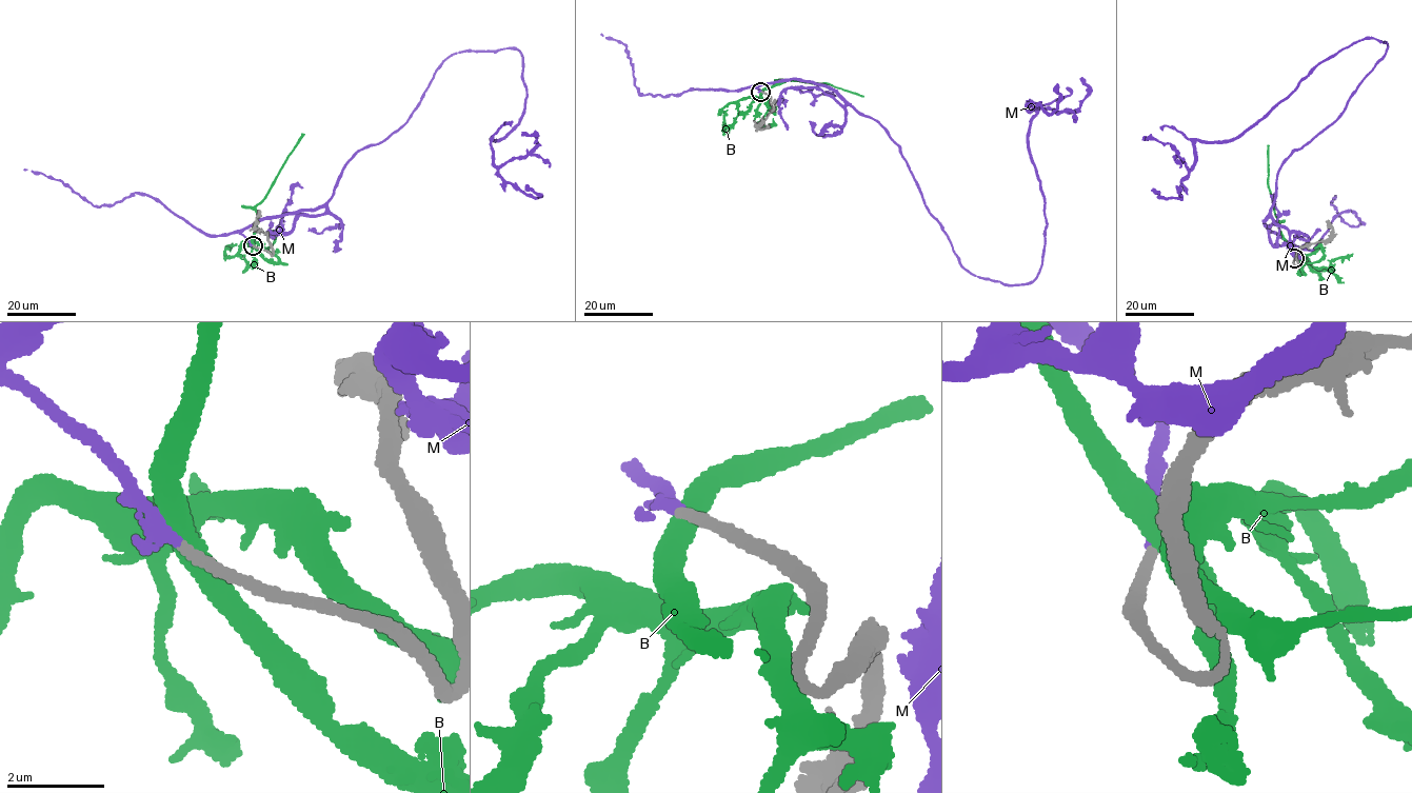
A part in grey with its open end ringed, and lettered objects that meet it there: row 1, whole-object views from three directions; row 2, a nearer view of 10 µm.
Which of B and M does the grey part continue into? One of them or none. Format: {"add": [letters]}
{"add": ["M"]}

